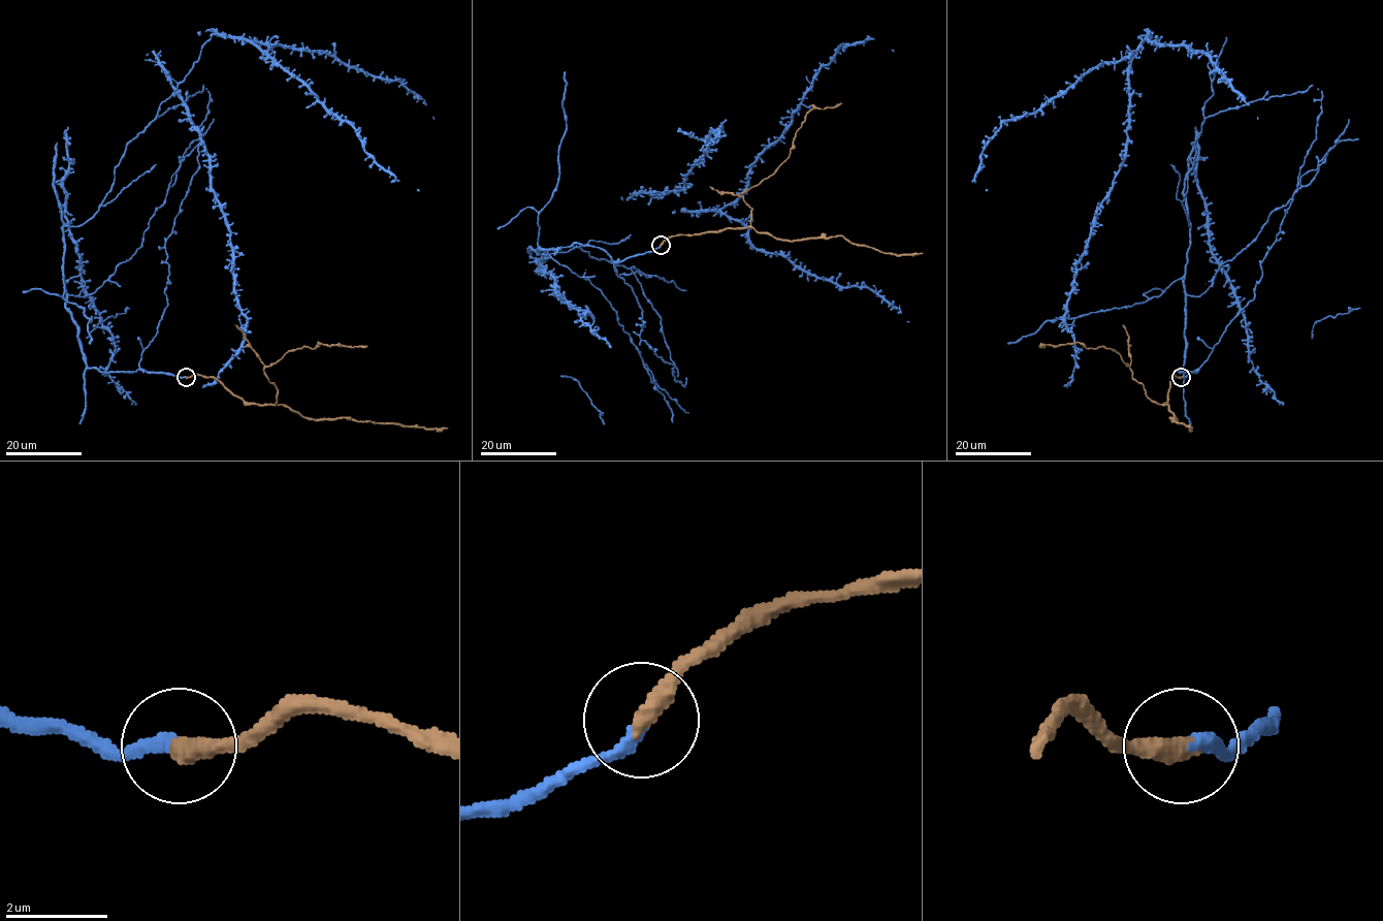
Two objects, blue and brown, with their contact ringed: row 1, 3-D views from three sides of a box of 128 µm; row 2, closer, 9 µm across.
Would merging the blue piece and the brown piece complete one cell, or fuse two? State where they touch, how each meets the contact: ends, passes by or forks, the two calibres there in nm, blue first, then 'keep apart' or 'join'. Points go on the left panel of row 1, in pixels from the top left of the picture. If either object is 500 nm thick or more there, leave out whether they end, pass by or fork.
place (186, 377); blue ends; brown ends; calibres 280 and 420 nm; join

